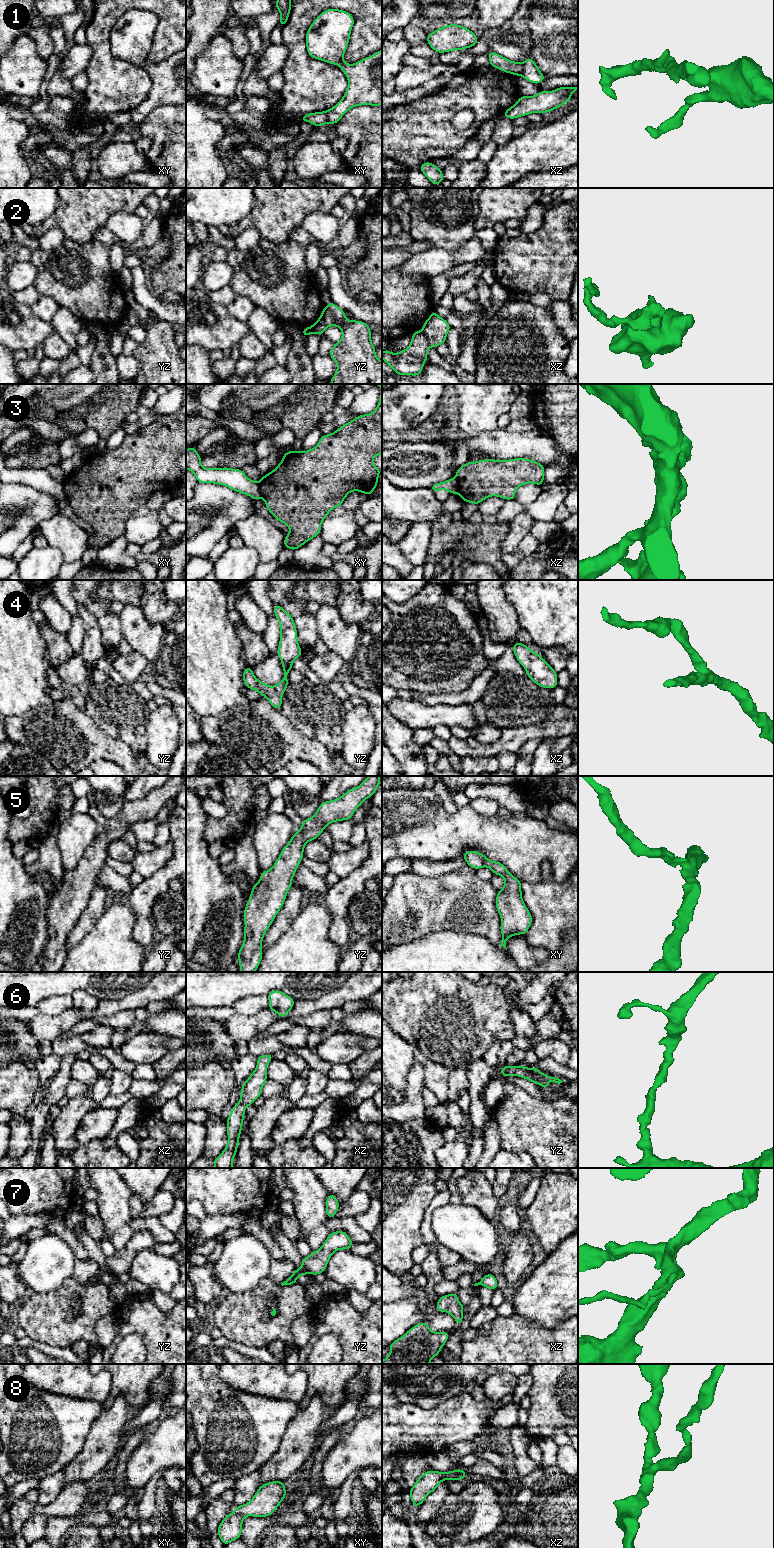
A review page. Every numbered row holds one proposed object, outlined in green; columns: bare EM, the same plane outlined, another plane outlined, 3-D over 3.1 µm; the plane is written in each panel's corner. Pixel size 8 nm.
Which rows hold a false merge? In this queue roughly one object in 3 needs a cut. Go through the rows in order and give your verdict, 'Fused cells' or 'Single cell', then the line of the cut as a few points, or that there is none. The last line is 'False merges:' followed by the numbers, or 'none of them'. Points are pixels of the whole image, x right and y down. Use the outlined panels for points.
1: Fused cells. Split along xz (522, 63), (522, 72), (520, 74)
2: Fused cells. Split along yz (325, 307), (339, 323), (340, 327)
3: Fused cells. Split along xz (455, 479), (457, 482), (457, 493)
4: Single cell. No split
5: Single cell. No split
6: Single cell. No split
7: Single cell. No split
8: Fused cells. Split along xy (234, 1511), (244, 1516)
False merges: 1, 2, 3, 8

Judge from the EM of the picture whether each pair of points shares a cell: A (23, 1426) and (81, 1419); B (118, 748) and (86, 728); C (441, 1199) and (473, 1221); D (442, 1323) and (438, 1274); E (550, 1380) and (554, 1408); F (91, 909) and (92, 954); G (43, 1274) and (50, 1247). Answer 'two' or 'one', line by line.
A: one
B: one
C: two
D: two
E: one
F: two
G: one

